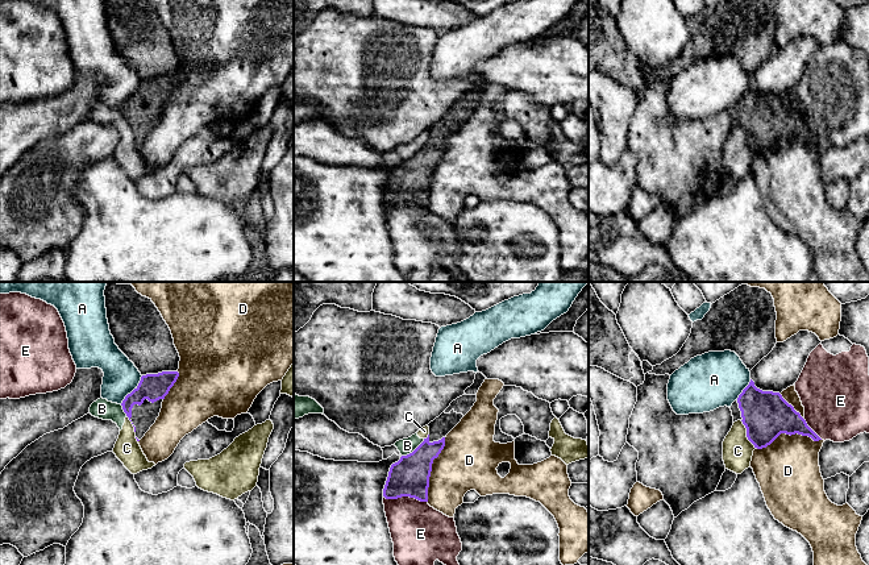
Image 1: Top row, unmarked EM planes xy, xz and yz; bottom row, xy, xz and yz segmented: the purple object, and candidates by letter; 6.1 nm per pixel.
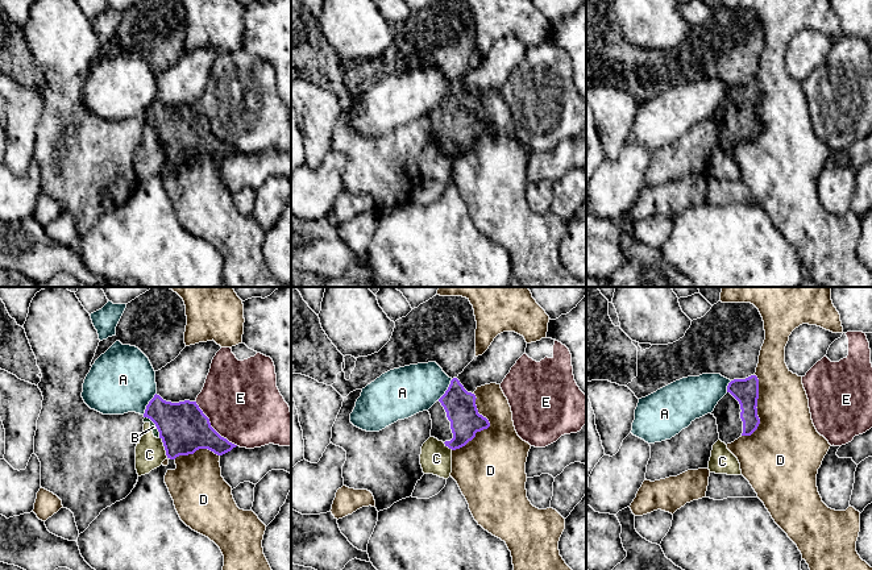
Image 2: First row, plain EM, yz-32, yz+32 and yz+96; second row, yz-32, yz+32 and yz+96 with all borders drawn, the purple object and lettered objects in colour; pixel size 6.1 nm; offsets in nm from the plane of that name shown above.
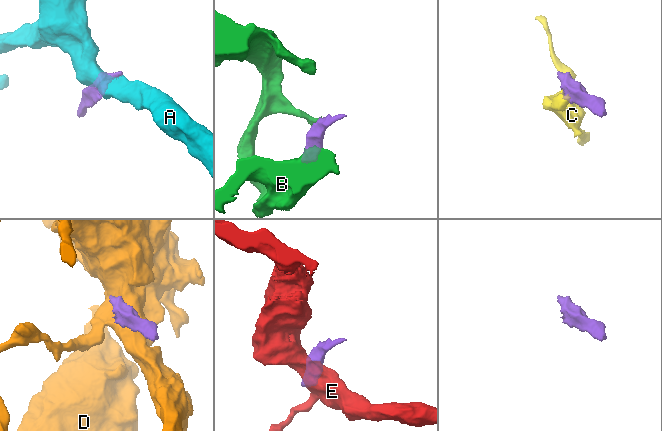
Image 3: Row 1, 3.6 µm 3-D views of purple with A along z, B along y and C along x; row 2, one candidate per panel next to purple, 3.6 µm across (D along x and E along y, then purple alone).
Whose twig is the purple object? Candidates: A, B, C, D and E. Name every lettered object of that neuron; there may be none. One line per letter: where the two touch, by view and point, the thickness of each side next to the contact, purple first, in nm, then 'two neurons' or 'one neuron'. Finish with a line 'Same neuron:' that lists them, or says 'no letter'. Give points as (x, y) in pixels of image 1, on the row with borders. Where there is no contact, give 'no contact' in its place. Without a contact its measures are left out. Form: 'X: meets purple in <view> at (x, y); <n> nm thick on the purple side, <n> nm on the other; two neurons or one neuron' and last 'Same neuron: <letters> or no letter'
A: meets purple in xy at (133, 390); 160 nm thick on the purple side, 220 nm on the other; two neurons
B: meets purple in xz at (414, 451); 240 nm thick on the purple side, 100 nm on the other; two neurons
C: meets purple in yz at (747, 435); 280 nm thick on the purple side, 190 nm on the other; two neurons
D: meets purple in xz at (431, 469); 240 nm thick on the purple side, 340 nm on the other; two neurons
E: meets purple in xz at (406, 495); 240 nm thick on the purple side, 360 nm on the other; two neurons
Same neuron: no letter

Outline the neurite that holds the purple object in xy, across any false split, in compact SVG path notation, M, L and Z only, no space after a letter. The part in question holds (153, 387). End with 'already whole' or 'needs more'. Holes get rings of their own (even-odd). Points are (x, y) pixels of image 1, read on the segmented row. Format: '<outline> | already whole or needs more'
M178 371L142 375L138 386L122 400L122 410L134 427L137 441L155 423L162 408L162 402L178 377Z | needs more

